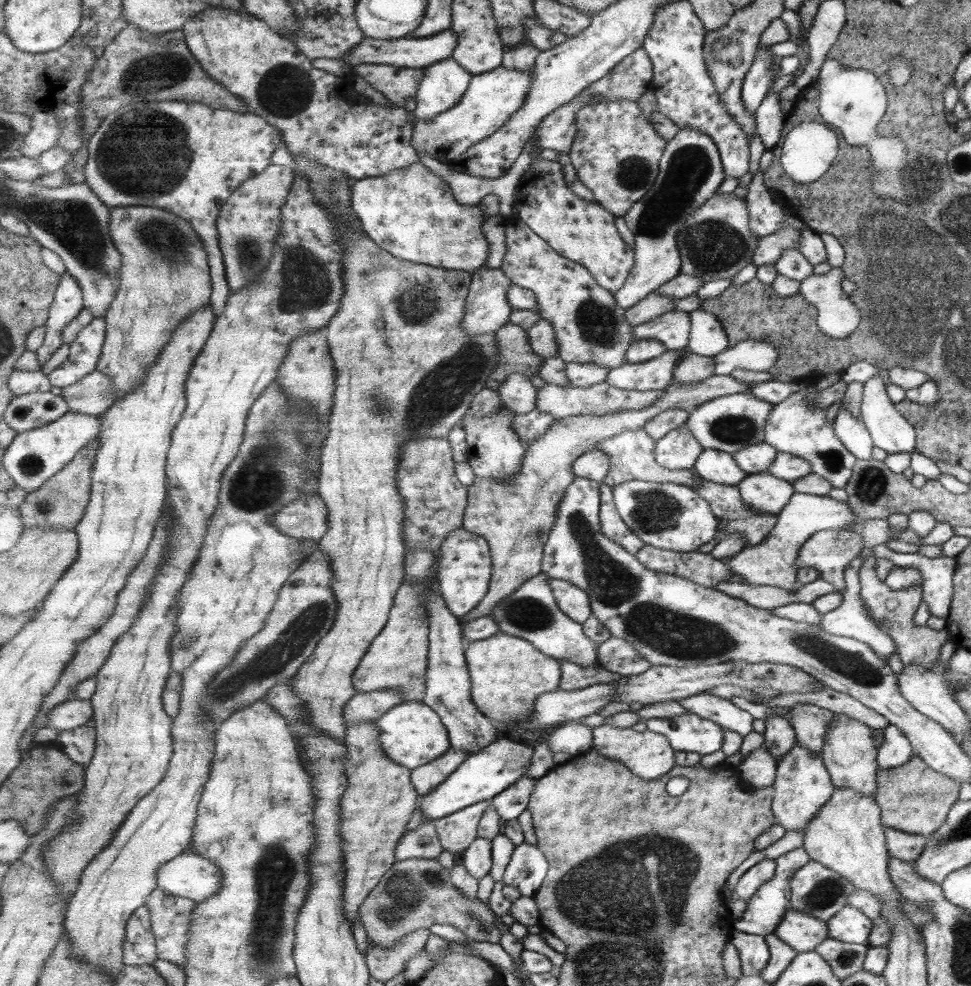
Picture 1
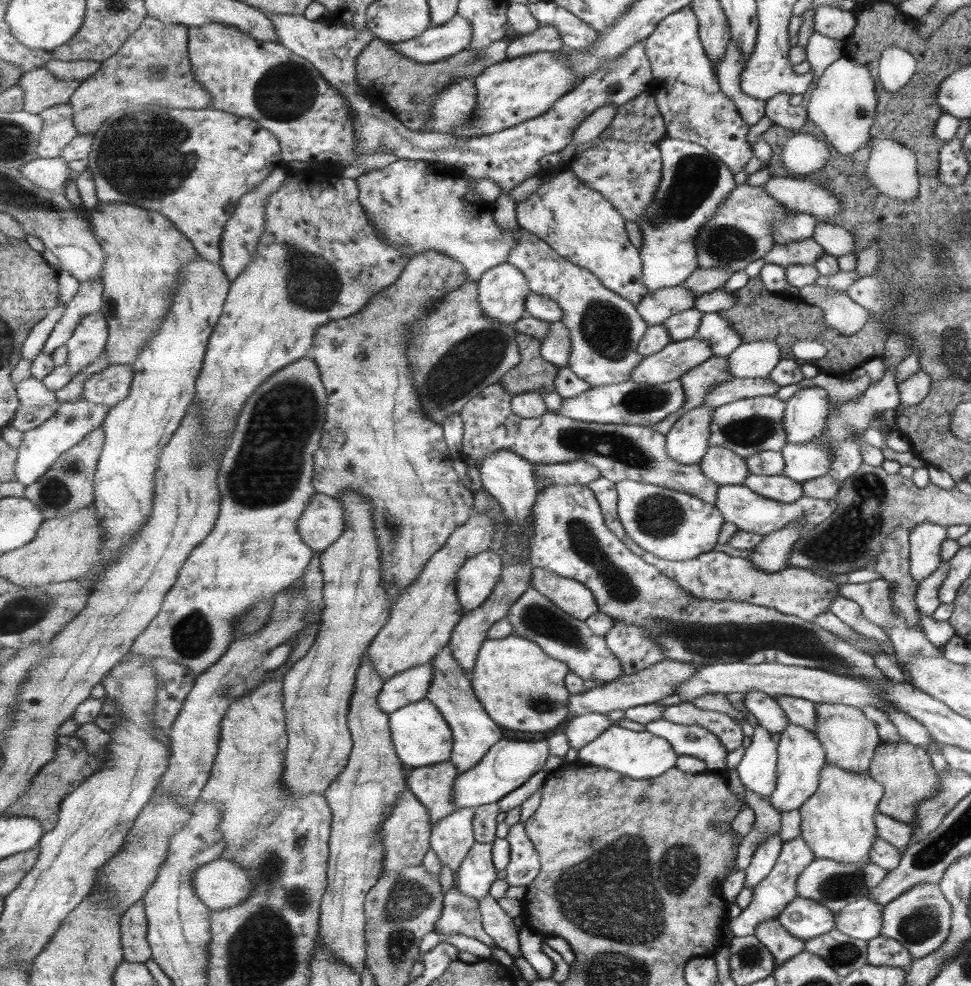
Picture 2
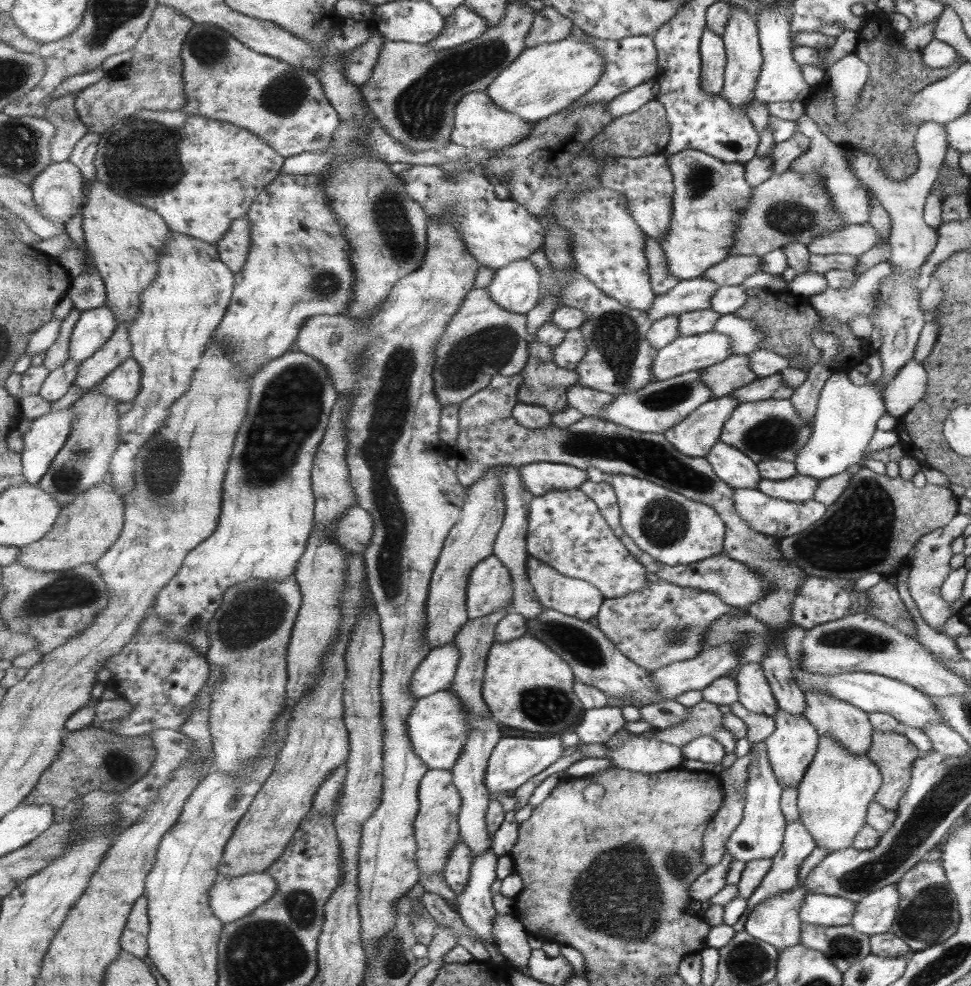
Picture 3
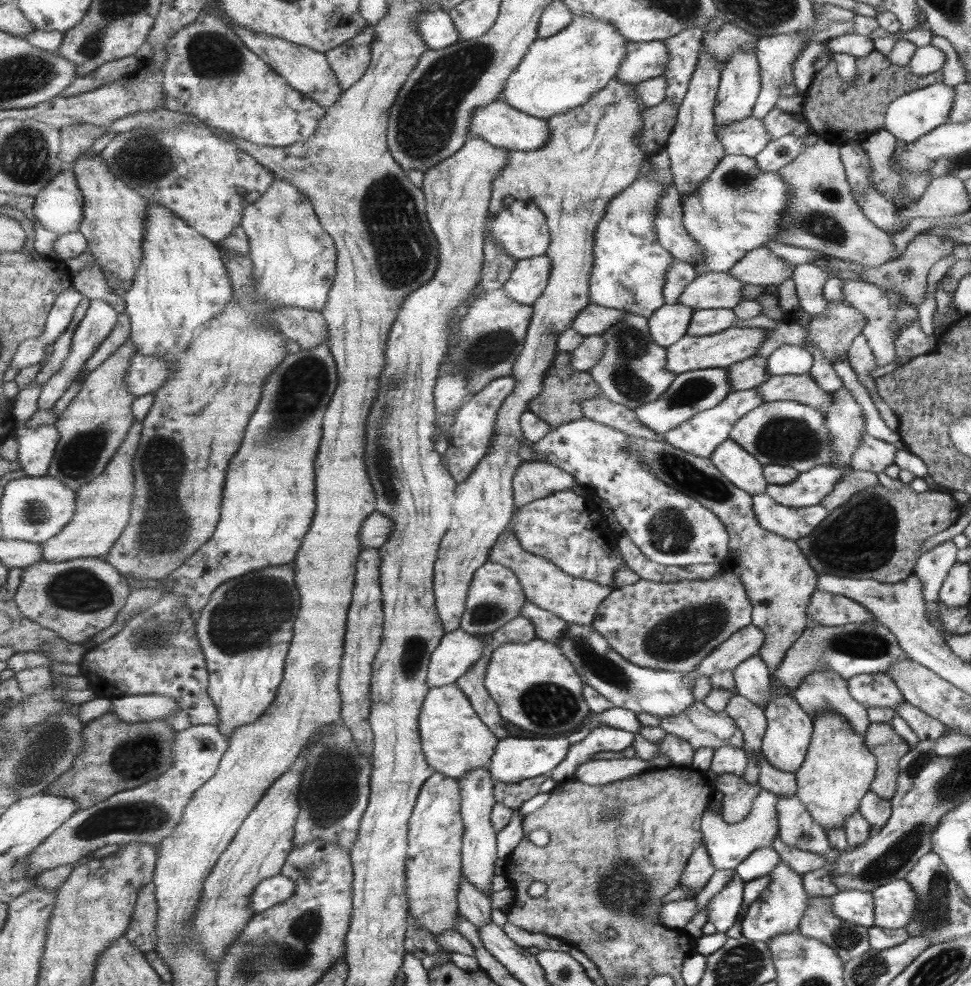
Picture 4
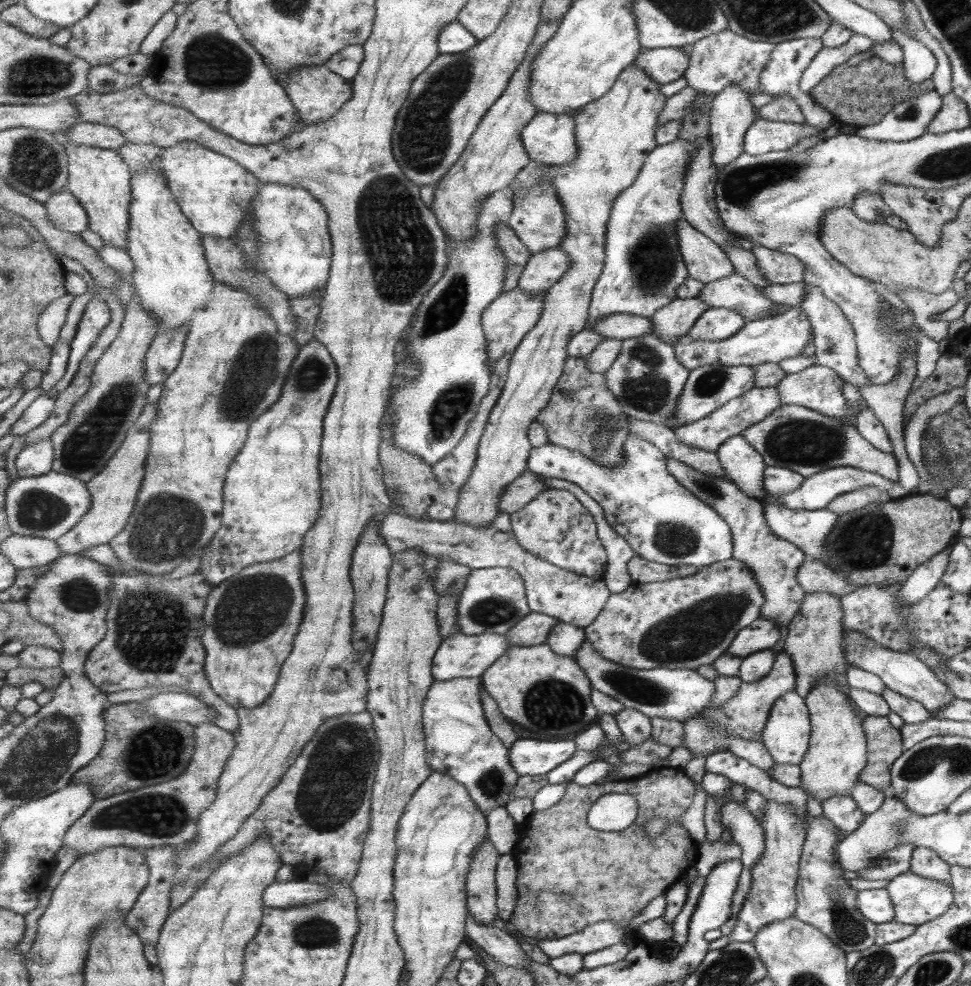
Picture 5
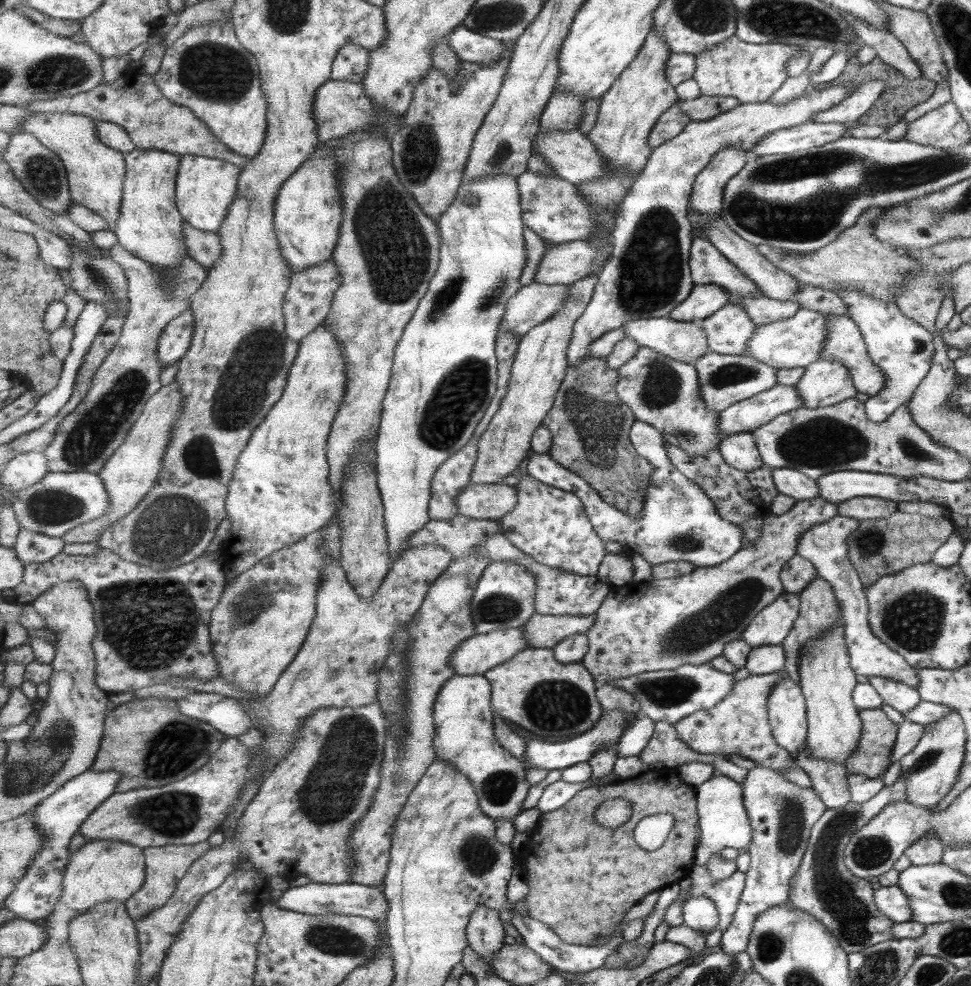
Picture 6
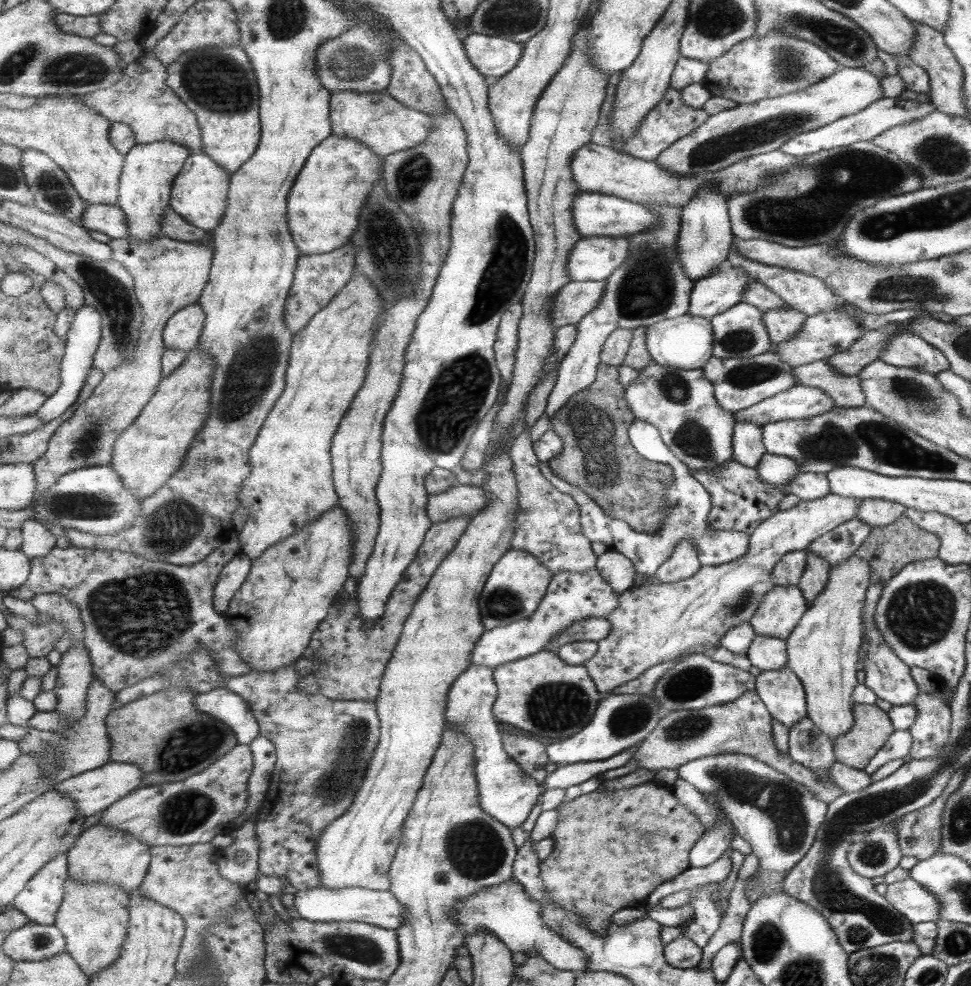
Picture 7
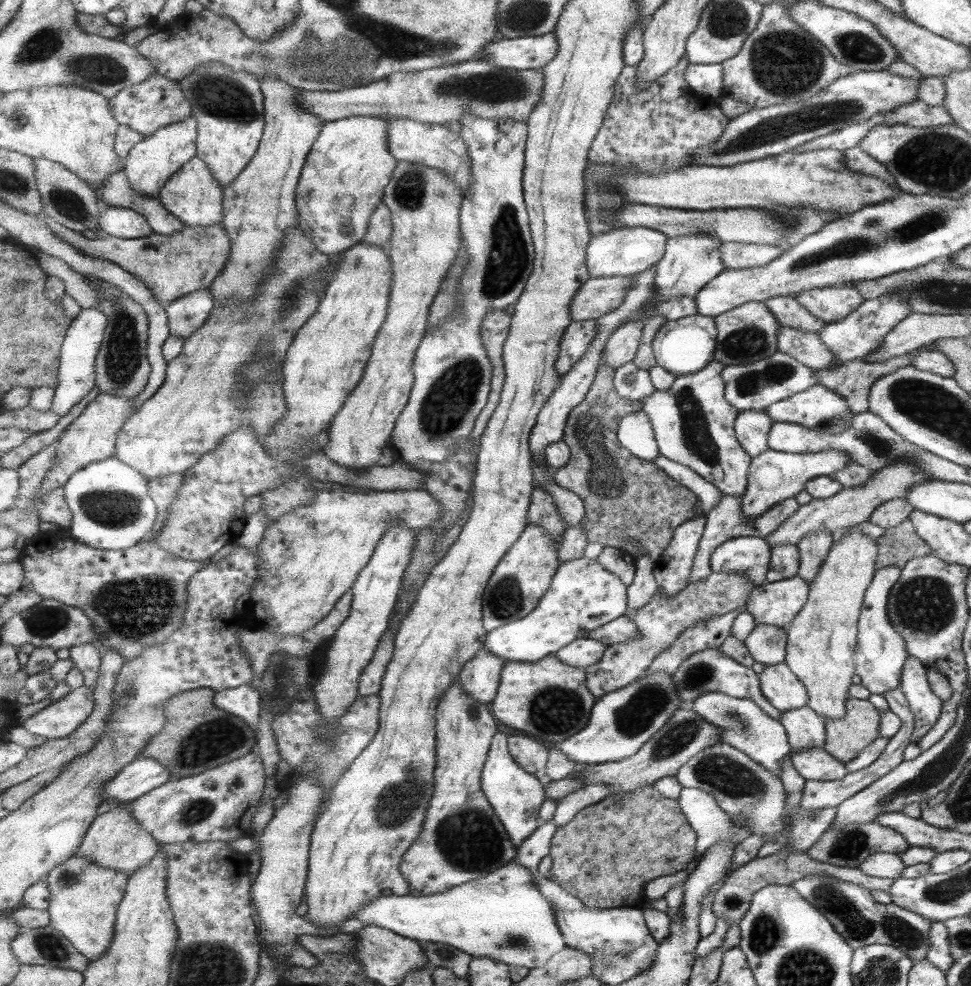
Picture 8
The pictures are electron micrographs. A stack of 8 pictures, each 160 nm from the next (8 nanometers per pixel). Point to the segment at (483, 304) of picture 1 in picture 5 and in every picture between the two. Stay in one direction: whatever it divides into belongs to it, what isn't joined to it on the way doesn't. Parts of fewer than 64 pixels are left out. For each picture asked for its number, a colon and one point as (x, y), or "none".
2: (503, 291)
3: (517, 287)
4: (530, 278)
5: (543, 270)

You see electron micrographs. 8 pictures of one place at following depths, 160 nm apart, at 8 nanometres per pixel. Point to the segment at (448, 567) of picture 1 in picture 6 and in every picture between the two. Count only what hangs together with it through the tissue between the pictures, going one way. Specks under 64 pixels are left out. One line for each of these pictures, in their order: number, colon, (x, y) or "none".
2: (477, 580)
3: (491, 588)
4: (496, 596)
5: (494, 600)
6: (506, 598)

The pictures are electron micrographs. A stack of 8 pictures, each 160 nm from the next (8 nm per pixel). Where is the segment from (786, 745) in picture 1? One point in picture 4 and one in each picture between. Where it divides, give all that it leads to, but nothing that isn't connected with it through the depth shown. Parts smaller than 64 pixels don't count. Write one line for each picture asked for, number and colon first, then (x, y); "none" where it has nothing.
2: (765, 709)
3: (754, 688)
4: (752, 677)

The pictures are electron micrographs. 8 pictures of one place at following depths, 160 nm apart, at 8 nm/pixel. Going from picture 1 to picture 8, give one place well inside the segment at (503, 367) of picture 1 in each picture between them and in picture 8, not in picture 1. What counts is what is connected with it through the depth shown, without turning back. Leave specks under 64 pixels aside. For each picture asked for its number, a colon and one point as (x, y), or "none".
2: (535, 373)
3: (546, 383)
4: (565, 389)
5: (583, 415)
6: (591, 425)
7: (598, 456)
8: (625, 496)

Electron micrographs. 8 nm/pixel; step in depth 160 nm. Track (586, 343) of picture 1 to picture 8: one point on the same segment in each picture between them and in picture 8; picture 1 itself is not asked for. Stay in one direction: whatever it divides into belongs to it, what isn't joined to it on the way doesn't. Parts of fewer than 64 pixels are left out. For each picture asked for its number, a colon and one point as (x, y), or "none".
2: (606, 329)
3: (619, 359)
4: (634, 370)
5: (648, 379)
6: (664, 392)
7: (681, 403)
8: (695, 423)

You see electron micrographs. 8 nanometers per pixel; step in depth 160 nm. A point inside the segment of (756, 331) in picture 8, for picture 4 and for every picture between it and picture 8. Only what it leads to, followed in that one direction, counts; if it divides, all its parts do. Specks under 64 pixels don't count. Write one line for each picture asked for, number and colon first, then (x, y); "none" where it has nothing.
4: (704, 322)
5: (717, 323)
6: (729, 331)
7: (740, 332)

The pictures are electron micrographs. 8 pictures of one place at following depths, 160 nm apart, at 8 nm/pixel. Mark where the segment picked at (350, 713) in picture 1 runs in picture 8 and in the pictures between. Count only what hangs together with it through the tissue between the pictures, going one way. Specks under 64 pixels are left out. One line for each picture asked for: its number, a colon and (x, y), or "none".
2: (410, 686)
3: (436, 673)
4: (459, 651)
5: (462, 656)
6: (479, 654)
7: (572, 596)
8: (584, 595)

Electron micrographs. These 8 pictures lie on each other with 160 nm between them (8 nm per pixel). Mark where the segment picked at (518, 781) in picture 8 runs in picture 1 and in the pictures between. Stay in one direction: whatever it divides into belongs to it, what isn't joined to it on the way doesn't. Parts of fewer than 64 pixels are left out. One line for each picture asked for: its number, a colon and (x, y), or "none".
1: (413, 734)
2: (422, 736)
3: (438, 726)
4: (456, 741)
5: (459, 740)
6: (464, 714)
7: (508, 793)

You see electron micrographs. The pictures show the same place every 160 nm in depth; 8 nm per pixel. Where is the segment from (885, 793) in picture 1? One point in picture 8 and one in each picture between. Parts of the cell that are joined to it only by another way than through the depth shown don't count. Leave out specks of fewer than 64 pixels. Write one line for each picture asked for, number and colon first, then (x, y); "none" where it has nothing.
2: (904, 770)
3: (891, 752)
4: (882, 742)
5: (883, 742)
6: (871, 757)
7: (871, 727)
8: (844, 738)

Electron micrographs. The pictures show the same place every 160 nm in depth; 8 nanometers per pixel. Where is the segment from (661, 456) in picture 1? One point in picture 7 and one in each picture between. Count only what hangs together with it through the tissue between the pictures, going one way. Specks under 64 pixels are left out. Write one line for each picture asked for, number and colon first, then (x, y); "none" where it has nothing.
2: (688, 441)
3: (697, 435)
4: (701, 435)
5: (710, 433)
6: (745, 416)
7: (798, 401)

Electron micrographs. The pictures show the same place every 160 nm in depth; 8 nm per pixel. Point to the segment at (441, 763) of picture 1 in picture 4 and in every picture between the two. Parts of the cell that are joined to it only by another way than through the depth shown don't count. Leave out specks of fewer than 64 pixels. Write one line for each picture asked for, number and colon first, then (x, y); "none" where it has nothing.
2: (434, 785)
3: (437, 828)
4: (434, 860)

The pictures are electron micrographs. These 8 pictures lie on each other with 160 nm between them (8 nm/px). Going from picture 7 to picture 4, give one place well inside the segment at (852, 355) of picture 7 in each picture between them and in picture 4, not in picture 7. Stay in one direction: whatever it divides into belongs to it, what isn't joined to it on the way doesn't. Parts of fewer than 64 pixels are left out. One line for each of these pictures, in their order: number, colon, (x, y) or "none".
4: (872, 455)
5: (817, 387)
6: (824, 382)

